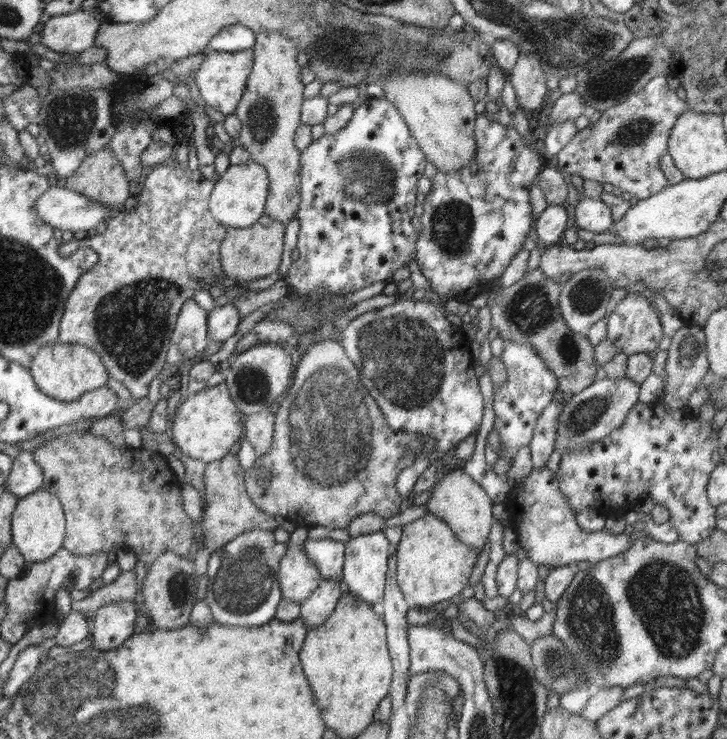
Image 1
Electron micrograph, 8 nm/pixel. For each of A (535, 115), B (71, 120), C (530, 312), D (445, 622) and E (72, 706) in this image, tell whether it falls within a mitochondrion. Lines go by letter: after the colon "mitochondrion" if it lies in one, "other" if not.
A: other
B: mitochondrion
C: mitochondrion
D: other
E: mitochondrion

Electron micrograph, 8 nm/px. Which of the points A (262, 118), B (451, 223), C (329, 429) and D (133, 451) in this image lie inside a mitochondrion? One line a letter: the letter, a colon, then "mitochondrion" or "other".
A: mitochondrion
B: mitochondrion
C: mitochondrion
D: other

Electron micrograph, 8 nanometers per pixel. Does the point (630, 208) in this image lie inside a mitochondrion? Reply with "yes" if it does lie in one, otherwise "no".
no

